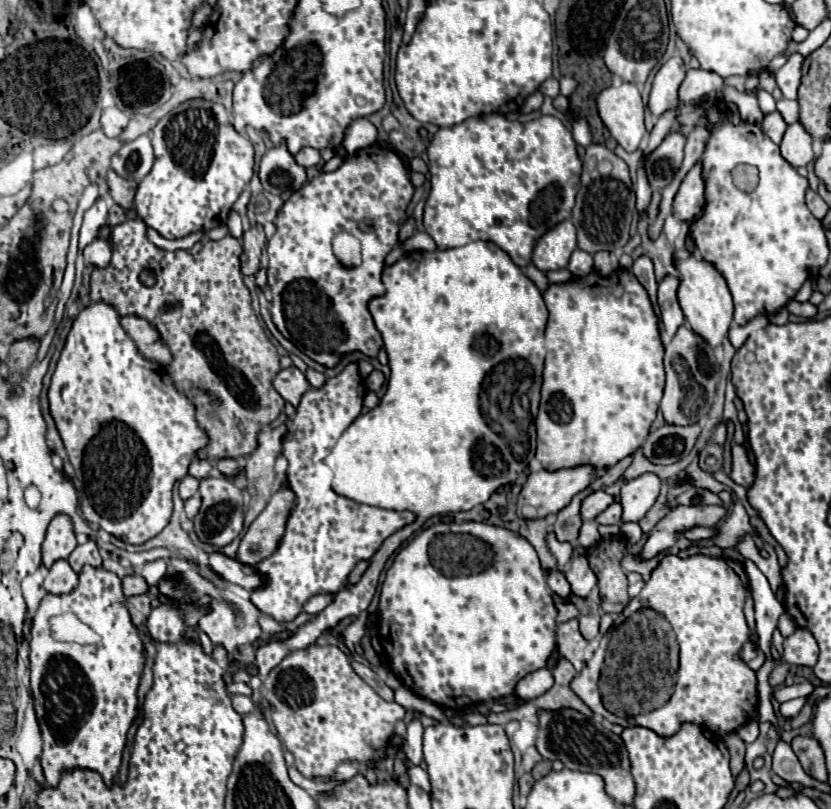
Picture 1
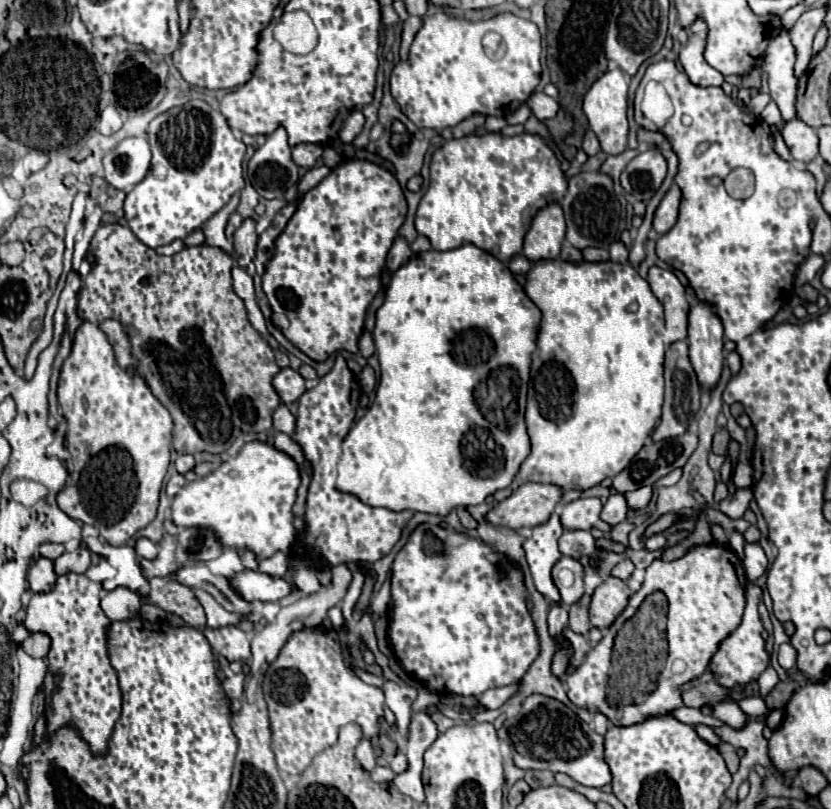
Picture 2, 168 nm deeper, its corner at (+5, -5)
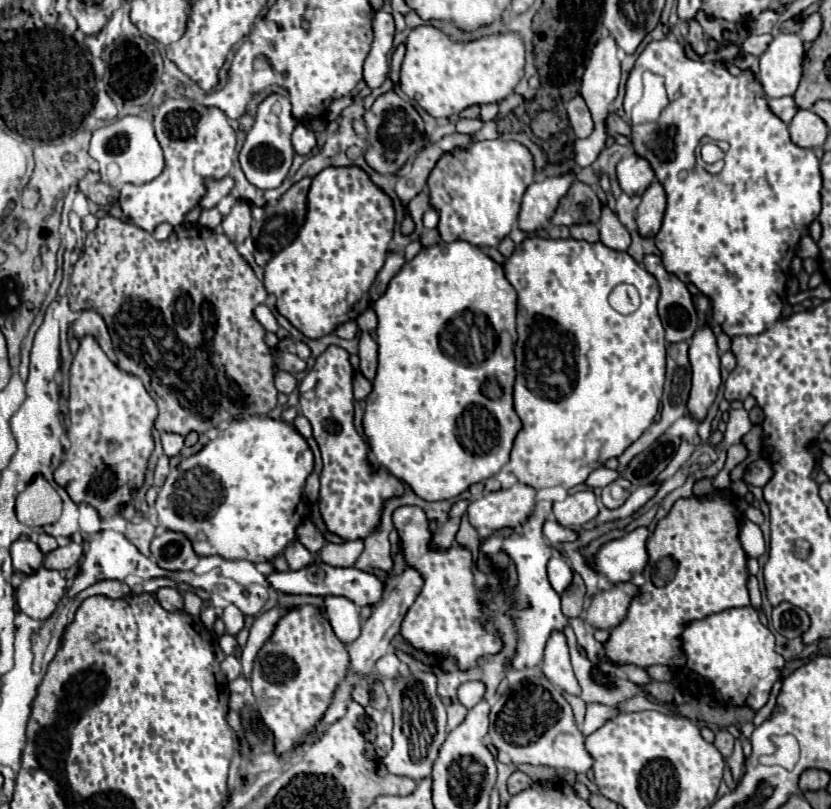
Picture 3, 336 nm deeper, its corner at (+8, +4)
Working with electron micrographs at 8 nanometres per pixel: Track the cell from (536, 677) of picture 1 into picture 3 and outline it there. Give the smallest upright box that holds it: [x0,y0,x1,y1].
[458,680,486,708]

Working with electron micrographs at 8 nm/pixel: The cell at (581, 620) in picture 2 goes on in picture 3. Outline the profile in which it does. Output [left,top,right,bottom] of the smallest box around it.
[562,574,586,618]

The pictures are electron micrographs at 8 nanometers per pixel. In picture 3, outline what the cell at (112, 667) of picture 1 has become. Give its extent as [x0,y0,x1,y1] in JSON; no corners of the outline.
[16,568,66,622]

